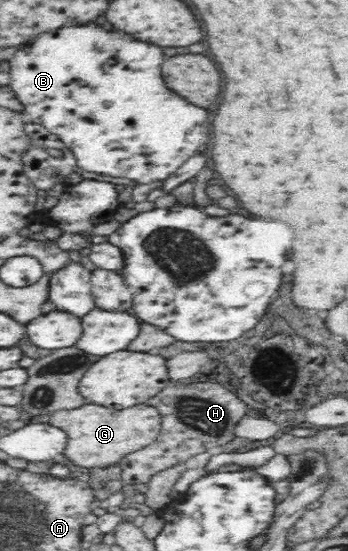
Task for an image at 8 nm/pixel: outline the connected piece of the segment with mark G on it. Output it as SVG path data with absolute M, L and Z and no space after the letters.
M87 404L75 410L61 410L51 414L49 424L67 432L69 442L65 448L65 456L75 466L99 469L115 465L115 462L118 463L123 456L147 448L158 440L162 428L159 412L147 404L137 404L125 410L111 410L111 408Z

